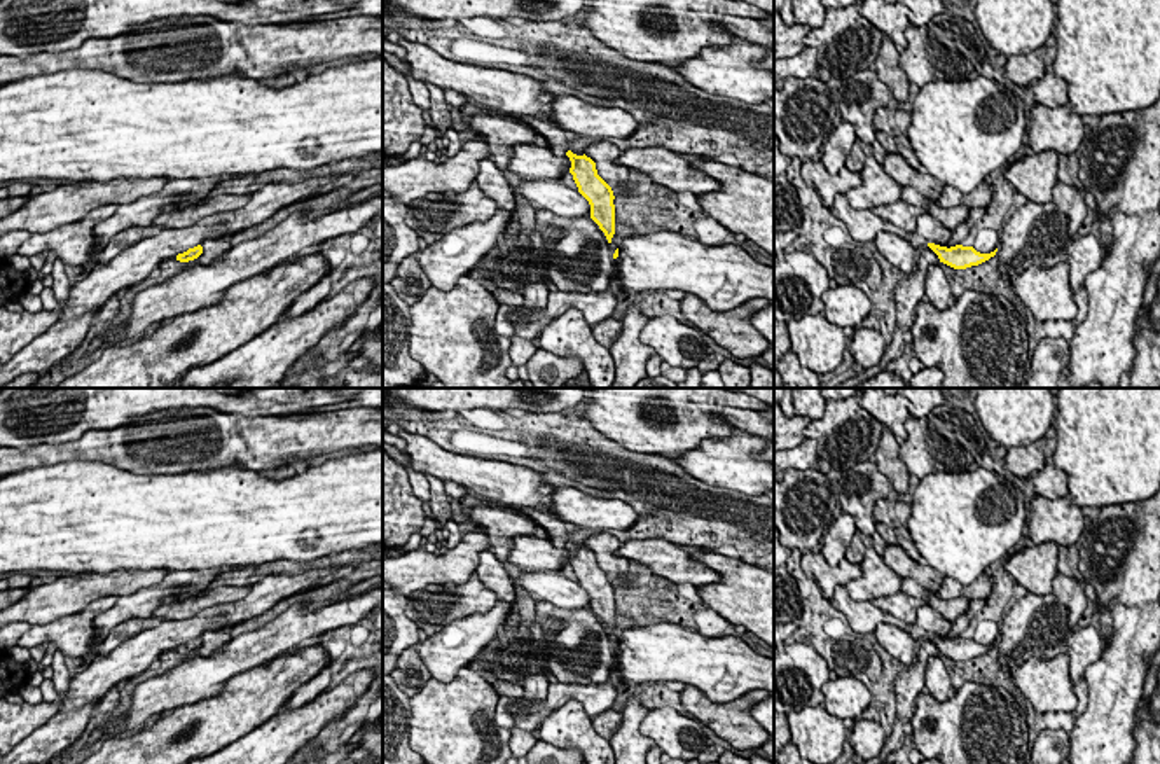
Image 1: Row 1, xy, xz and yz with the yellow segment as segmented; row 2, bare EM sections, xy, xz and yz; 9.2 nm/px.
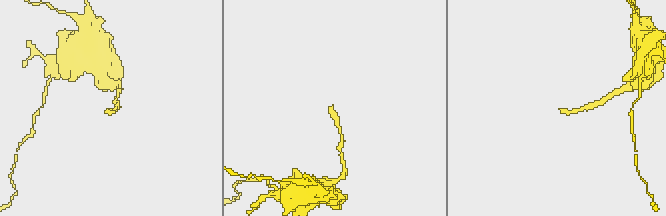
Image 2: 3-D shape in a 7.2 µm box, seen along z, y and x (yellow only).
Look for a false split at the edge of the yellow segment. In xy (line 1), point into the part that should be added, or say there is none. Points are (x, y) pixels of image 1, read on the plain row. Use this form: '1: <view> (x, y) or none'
1: none

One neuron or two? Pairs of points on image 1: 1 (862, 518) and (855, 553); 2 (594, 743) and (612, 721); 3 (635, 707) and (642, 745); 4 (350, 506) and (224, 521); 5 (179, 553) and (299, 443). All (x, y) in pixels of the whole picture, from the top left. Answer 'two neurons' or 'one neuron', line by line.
1: two neurons
2: two neurons
3: one neuron
4: one neuron
5: two neurons

